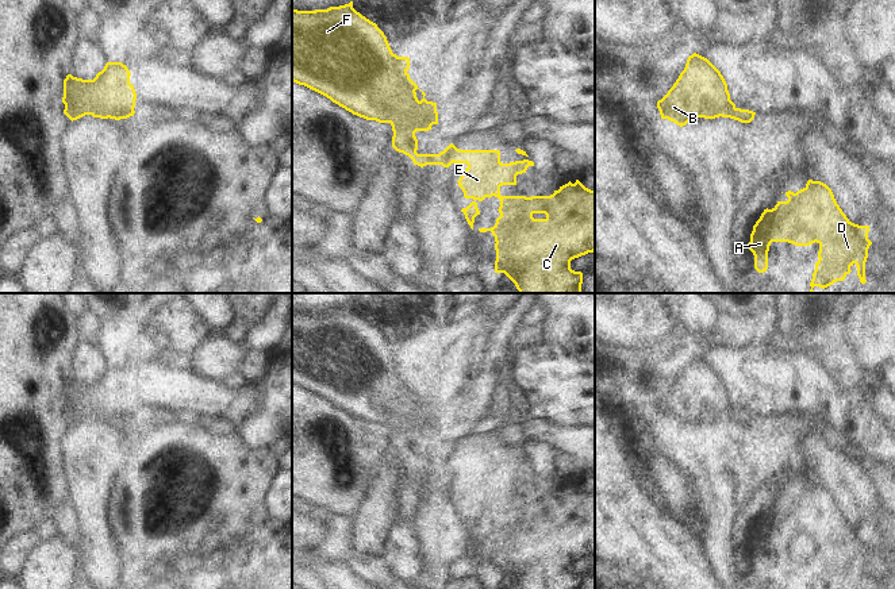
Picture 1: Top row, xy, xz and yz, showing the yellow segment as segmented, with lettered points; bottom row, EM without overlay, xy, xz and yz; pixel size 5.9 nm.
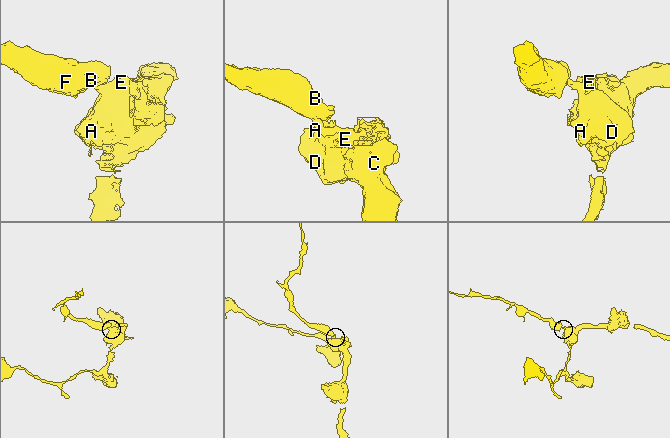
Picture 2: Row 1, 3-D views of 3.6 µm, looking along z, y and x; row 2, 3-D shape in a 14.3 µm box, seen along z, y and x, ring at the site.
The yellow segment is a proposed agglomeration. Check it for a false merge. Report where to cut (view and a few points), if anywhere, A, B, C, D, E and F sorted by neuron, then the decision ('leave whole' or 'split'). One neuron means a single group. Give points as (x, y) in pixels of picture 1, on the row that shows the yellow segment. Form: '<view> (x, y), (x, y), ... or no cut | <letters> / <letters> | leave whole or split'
xz (390, 122), (406, 119), (414, 133) | A C D E / B F | split

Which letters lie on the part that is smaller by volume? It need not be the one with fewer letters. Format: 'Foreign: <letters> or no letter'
Foreign: B, F

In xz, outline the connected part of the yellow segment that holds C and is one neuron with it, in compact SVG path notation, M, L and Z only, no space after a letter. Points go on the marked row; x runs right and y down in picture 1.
M407 119L391 122L393 136L392 147L408 155L414 165L466 163L457 181L465 199L473 201L461 212L473 230L475 217L480 215L477 200L498 197L500 200L496 223L491 228L479 228L480 232L491 231L495 236L495 273L504 273L516 286L519 293L581 293L583 273L571 269L571 261L595 251L595 189L585 188L579 180L571 181L550 196L502 196L502 185L516 185L516 176L534 166L527 158L510 163L500 162L499 150L460 150L450 143L439 154L418 154L418 139Z

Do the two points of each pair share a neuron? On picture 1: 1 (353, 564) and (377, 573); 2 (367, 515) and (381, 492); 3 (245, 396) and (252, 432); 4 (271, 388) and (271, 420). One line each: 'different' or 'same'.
1: same
2: same
3: different
4: same

